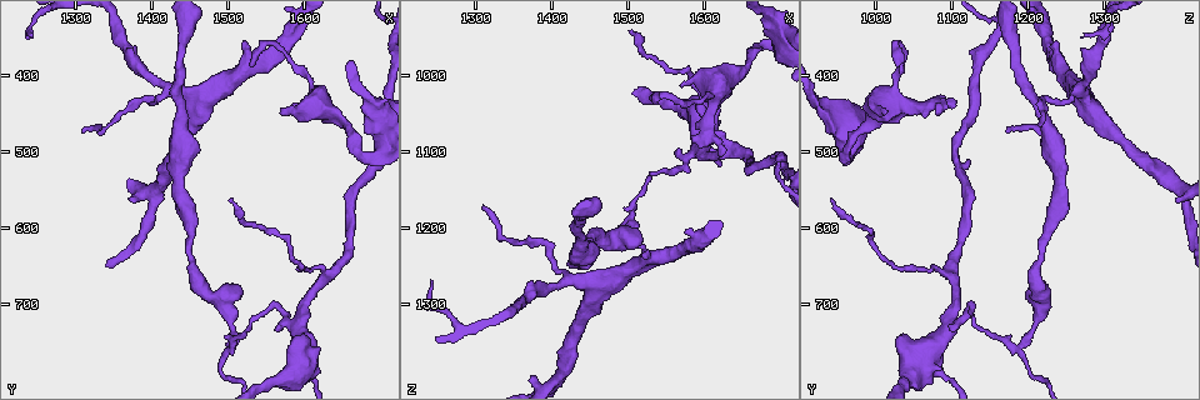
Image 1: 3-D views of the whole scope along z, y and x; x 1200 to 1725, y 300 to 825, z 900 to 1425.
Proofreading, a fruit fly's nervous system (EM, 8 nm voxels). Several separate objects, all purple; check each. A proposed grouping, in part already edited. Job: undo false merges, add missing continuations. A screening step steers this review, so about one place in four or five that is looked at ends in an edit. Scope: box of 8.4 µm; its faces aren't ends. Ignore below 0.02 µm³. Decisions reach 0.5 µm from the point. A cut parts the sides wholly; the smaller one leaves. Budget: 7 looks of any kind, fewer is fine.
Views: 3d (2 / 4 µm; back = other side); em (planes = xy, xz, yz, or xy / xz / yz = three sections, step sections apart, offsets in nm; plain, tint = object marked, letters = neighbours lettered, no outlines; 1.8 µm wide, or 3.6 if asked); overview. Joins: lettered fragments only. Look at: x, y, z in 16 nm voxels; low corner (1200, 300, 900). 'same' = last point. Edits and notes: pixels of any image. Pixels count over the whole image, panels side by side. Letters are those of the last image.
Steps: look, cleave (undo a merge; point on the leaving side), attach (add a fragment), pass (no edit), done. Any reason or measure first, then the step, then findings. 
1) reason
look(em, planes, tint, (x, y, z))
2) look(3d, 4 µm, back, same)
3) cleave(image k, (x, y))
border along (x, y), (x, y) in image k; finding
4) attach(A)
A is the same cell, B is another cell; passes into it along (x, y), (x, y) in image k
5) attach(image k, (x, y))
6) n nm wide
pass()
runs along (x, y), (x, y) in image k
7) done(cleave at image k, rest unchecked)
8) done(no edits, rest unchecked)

look(em, yz, step 16, plain, (1590, 735, 1095))

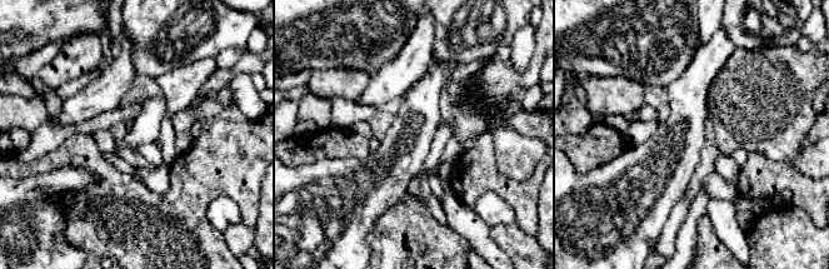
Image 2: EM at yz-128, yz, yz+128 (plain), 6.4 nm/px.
see the neighbours
look(em, yz, step 16, letters, same)

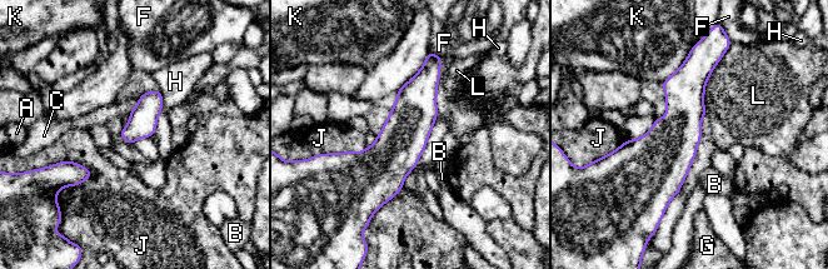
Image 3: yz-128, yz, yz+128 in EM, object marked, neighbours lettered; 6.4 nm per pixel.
pass()
A, B, C, F, G, H, J, K and L are other cells; one neuron here

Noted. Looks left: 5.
an open end
look(em, 3.6 µm, planes, plain, (1310, 475, 1170))

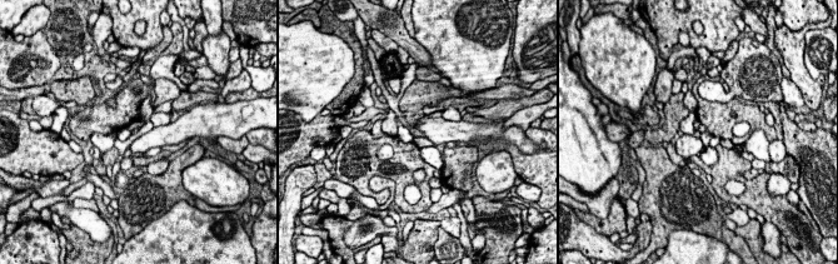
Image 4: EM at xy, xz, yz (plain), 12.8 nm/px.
look(em, 3.6 µm, planes, letters, same)

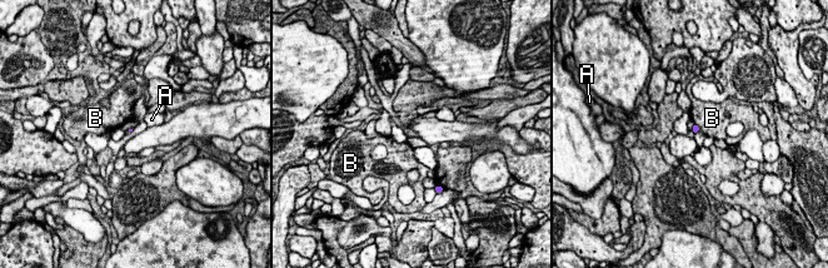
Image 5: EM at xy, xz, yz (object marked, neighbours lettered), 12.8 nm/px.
pass()
A and B are other cells; border along (694, 123), (701, 129) in image 5; none of them fits

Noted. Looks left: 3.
sudden change in width
look(3d, 4 µm, (1470, 425, 1270))

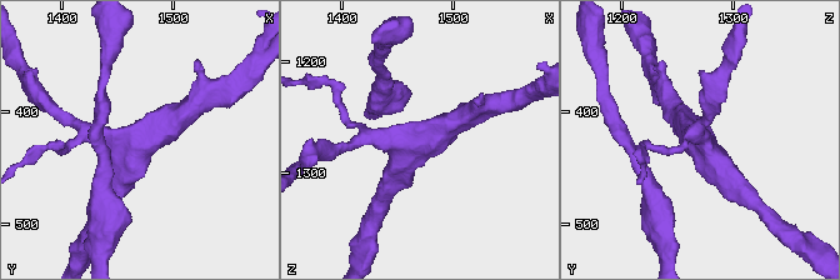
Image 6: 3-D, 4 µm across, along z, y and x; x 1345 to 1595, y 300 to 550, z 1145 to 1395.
3 arms; arms of 260, 320, 380 nm; shape alone is not enough
look(em, xz, step 16, letters, (1470, 424, 1268))

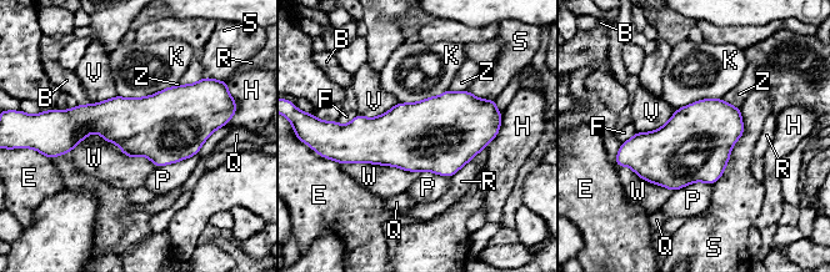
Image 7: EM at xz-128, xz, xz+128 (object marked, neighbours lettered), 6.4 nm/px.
another direction
look(em, planes, letters, same)

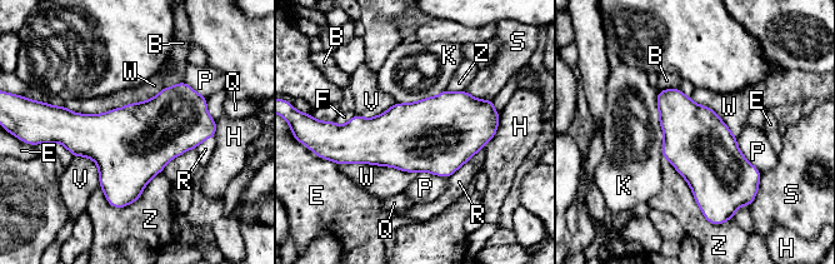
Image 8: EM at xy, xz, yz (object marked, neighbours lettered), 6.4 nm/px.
420 nm wide
pass()
B, E, F, H, K, P, Q, R, S, V, W and Z are other cells; border along (164, 88), (95, 114), (65, 106) in image 8; continuous, no second neuron

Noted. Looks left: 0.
done(no edits, rest unchecked)

